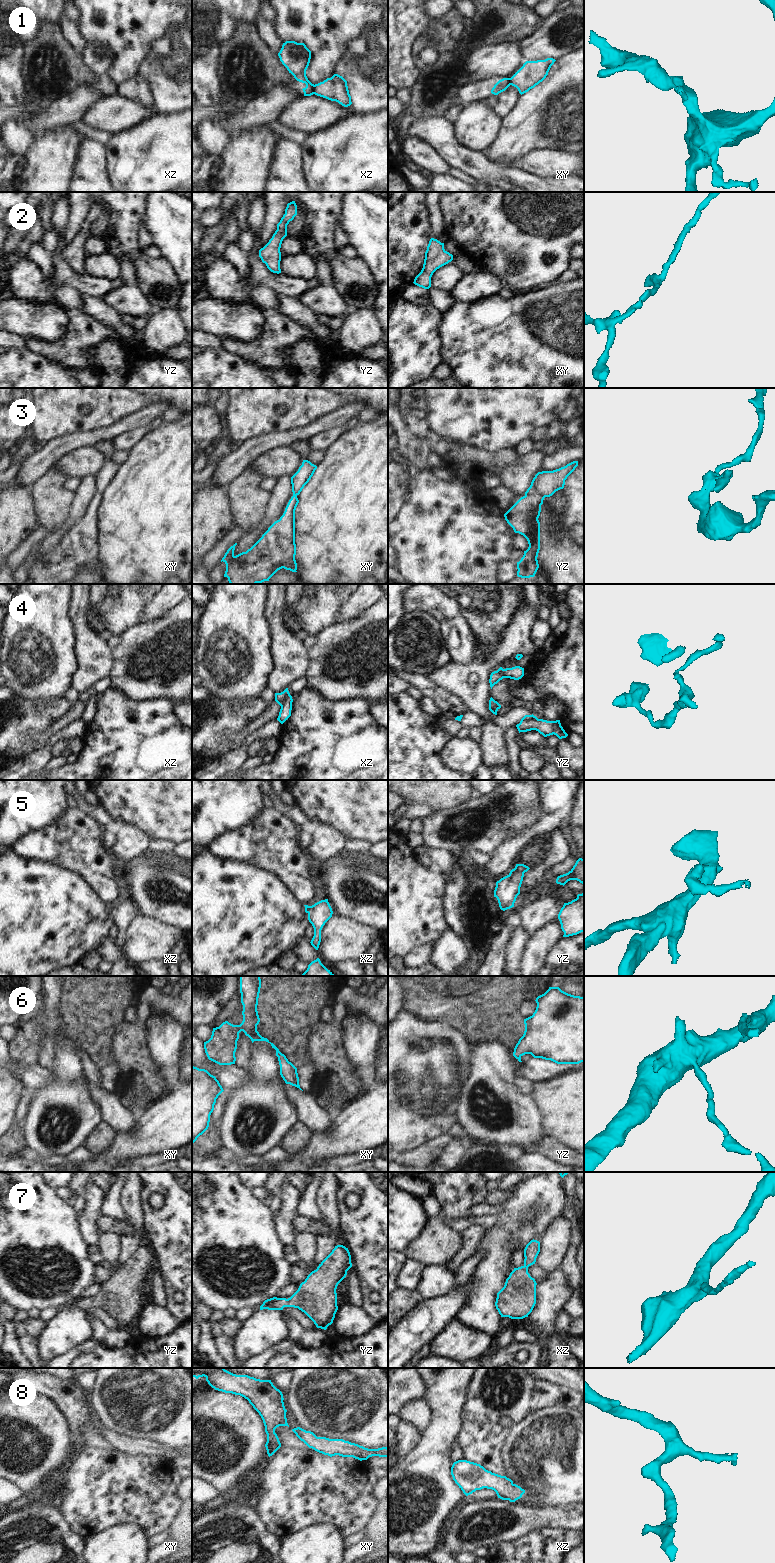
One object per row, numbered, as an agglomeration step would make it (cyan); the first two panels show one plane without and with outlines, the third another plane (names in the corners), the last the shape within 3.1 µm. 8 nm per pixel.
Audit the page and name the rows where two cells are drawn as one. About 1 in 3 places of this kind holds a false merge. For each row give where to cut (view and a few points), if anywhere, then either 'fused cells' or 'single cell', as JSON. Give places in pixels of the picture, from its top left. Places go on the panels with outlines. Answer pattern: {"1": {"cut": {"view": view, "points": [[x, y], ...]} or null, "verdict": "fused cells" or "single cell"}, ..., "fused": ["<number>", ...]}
{"1": {"cut": {"view": "xz", "points": [[315, 85], [313, 93]]}, "verdict": "fused cells"}, "2": {"cut": null, "verdict": "single cell"}, "3": {"cut": null, "verdict": "single cell"}, "4": {"cut": {"view": "xz", "points": [[284, 692], [285, 699], [281, 706]]}, "verdict": "fused cells"}, "5": {"cut": {"view": "yz", "points": [[515, 867], [523, 873]]}, "verdict": "fused cells"}, "6": {"cut": null, "verdict": "single cell"}, "7": {"cut": null, "verdict": "single cell"}, "8": {"cut": null, "verdict": "single cell"}, "fused": ["1", "4", "5"]}

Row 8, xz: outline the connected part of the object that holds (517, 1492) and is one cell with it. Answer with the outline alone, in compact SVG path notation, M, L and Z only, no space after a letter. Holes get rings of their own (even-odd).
M458 1460L451 1467L451 1475L455 1483L468 1496L476 1490L492 1489L498 1498L515 1502L525 1493L525 1490L513 1483L506 1476L501 1476L486 1470L480 1464L467 1460Z

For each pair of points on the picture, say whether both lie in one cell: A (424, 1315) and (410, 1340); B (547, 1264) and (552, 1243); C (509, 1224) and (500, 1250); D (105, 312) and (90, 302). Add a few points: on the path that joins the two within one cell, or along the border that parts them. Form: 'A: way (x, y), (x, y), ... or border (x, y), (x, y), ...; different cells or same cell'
A: way (423, 1321), (410, 1334); same cell
B: way (549, 1259), (552, 1248); same cell
C: way (509, 1230), (500, 1244); same cell
D: way (101, 311), (94, 306); same cell

